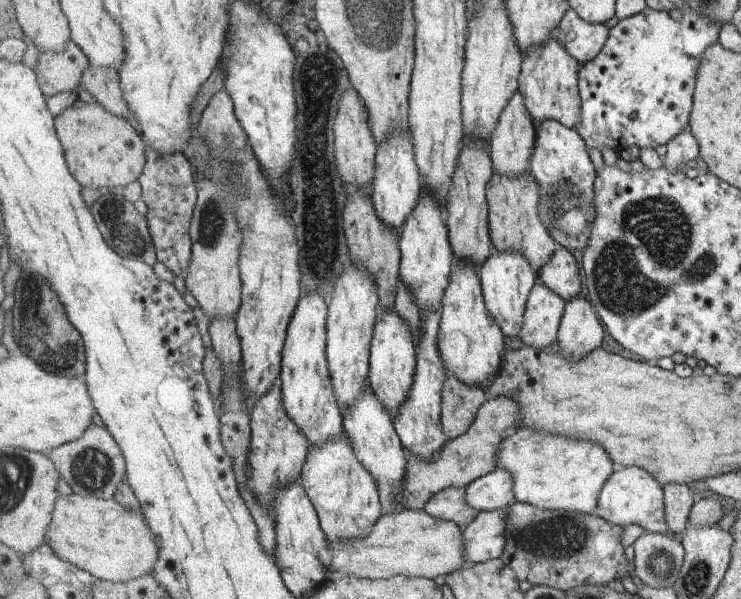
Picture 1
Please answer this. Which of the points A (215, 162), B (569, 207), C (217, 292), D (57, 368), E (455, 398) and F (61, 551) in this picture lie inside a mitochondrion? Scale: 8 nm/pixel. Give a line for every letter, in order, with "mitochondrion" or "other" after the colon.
A: mitochondrion
B: mitochondrion
C: other
D: other
E: mitochondrion
F: other

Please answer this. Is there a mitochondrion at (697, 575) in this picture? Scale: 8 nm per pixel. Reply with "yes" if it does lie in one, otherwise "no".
yes

